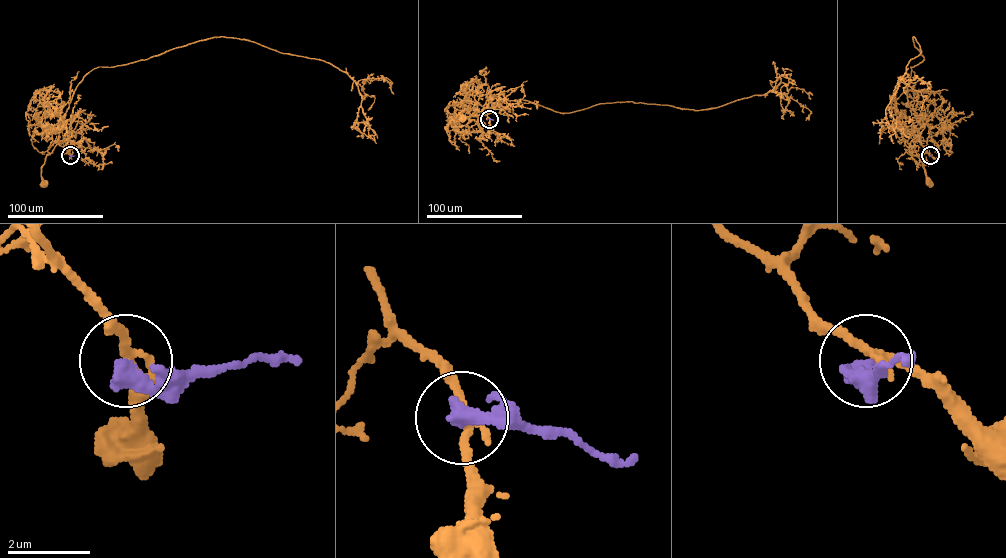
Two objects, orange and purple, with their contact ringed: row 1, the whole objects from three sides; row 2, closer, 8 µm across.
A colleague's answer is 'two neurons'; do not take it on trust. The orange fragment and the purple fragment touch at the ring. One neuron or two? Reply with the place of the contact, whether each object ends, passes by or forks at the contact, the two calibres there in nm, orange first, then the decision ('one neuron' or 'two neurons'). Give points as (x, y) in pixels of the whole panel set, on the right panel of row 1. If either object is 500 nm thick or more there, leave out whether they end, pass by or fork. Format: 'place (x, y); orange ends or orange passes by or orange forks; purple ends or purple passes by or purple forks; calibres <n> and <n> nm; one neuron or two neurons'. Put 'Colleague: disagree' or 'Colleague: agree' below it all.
place (930, 155); orange passes by; purple ends; calibres 200 and 480 nm; two neurons
Colleague: agree

